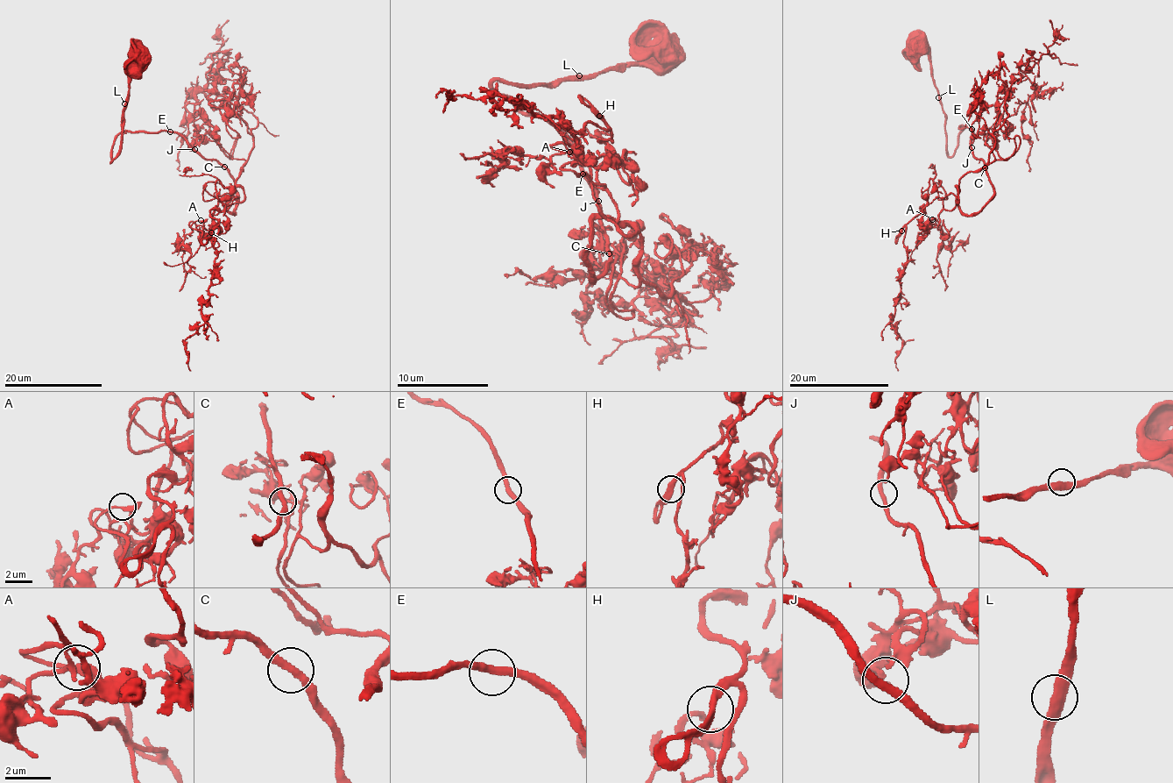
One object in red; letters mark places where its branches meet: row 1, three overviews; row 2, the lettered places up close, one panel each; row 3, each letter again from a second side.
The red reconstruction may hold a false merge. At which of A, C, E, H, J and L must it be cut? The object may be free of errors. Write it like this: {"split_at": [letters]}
{"split_at": []}

